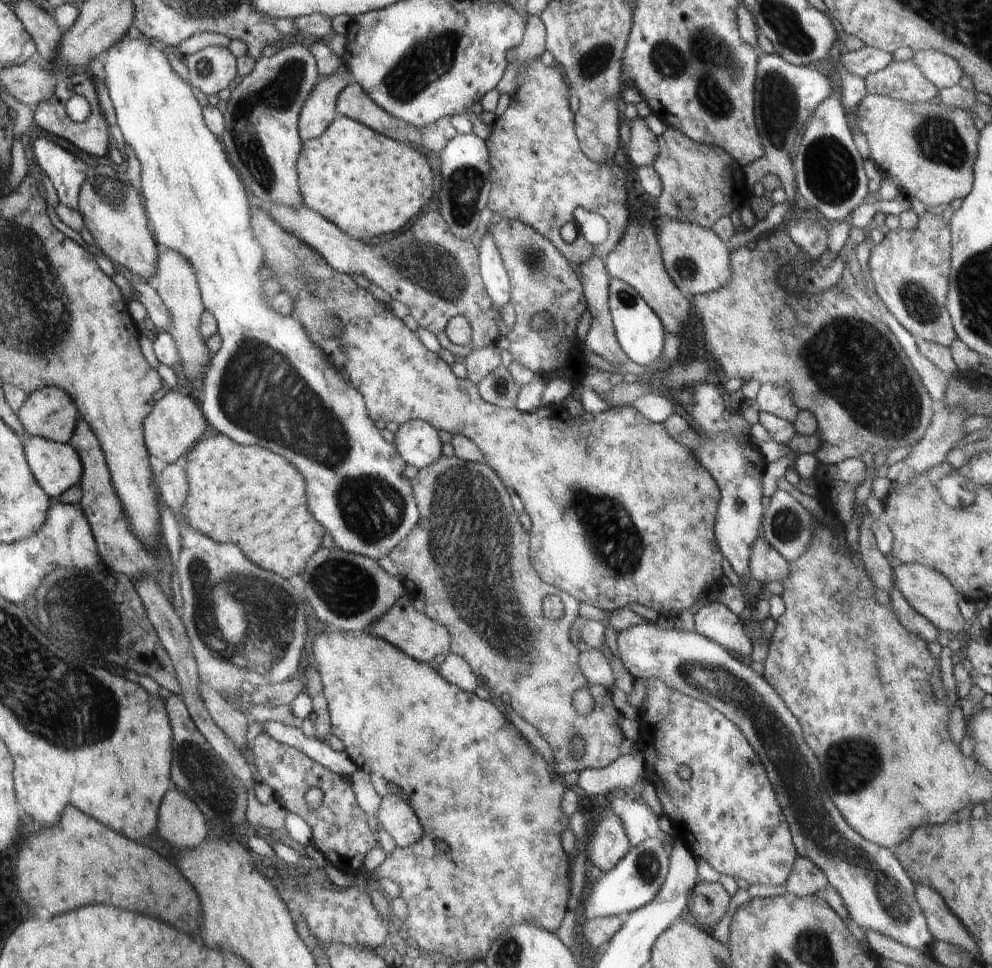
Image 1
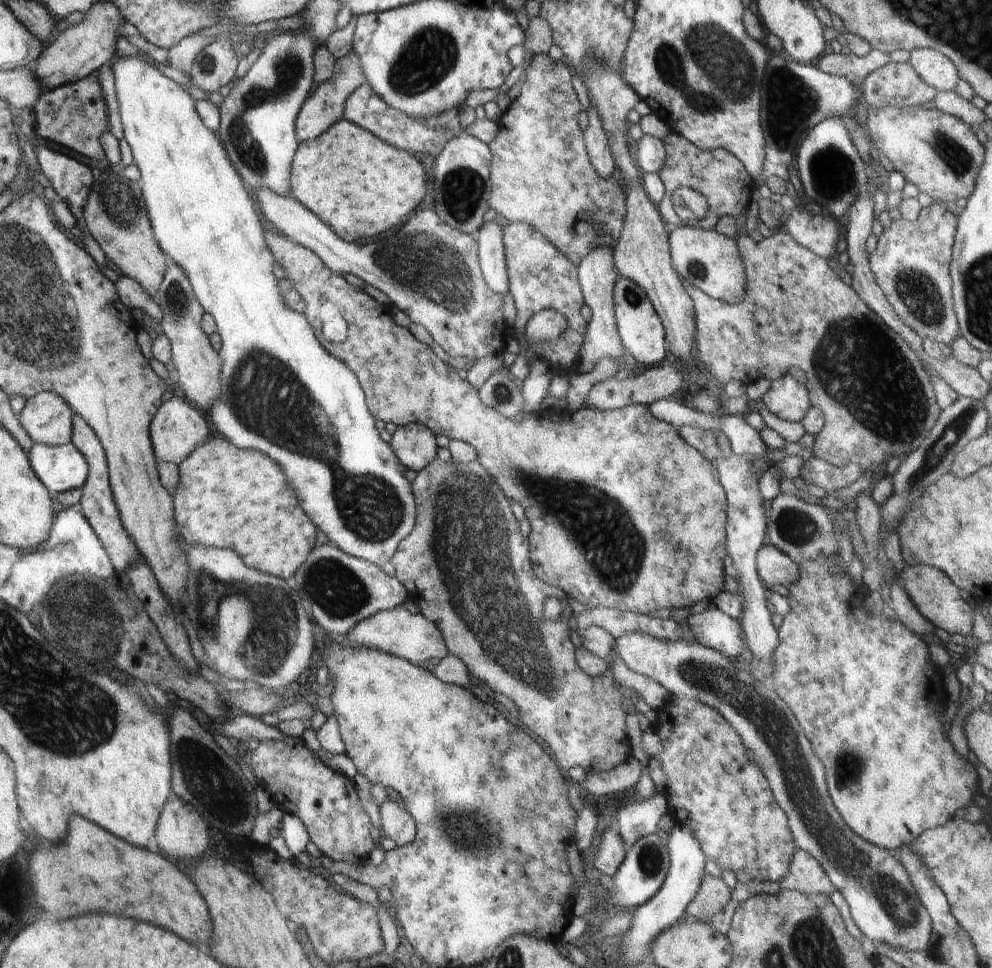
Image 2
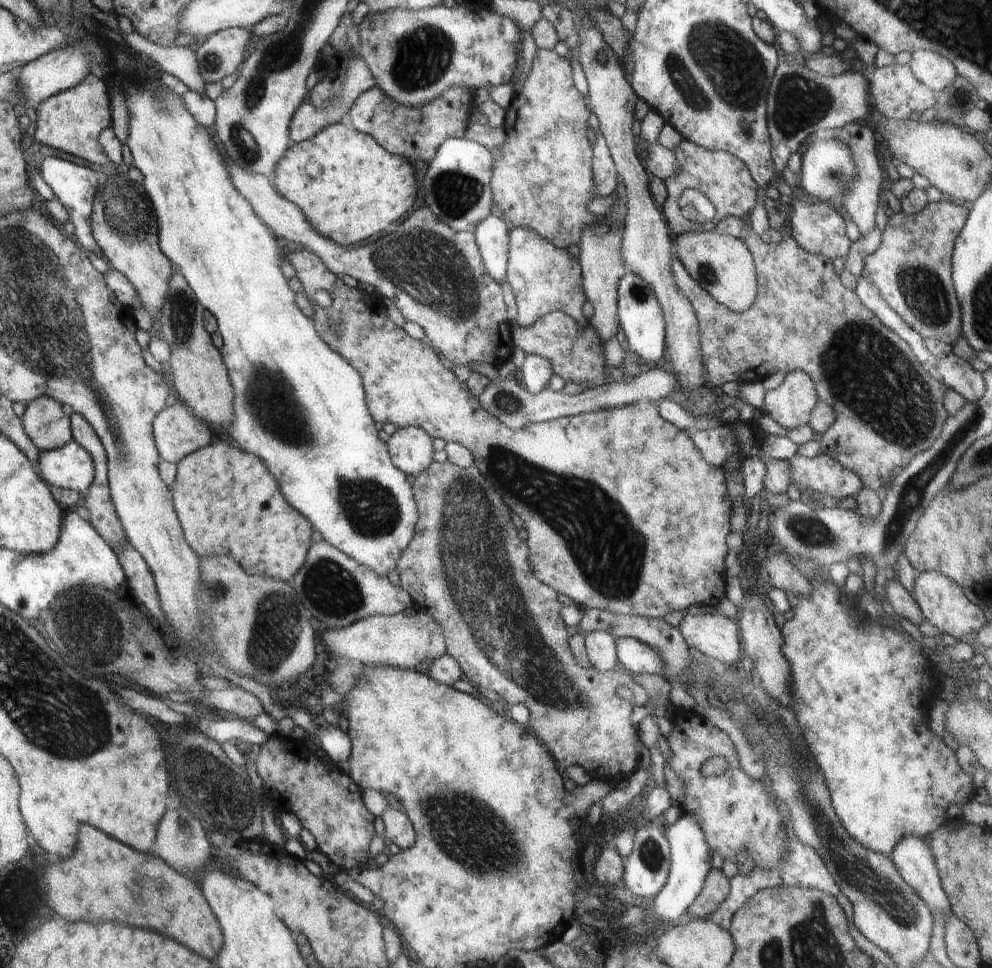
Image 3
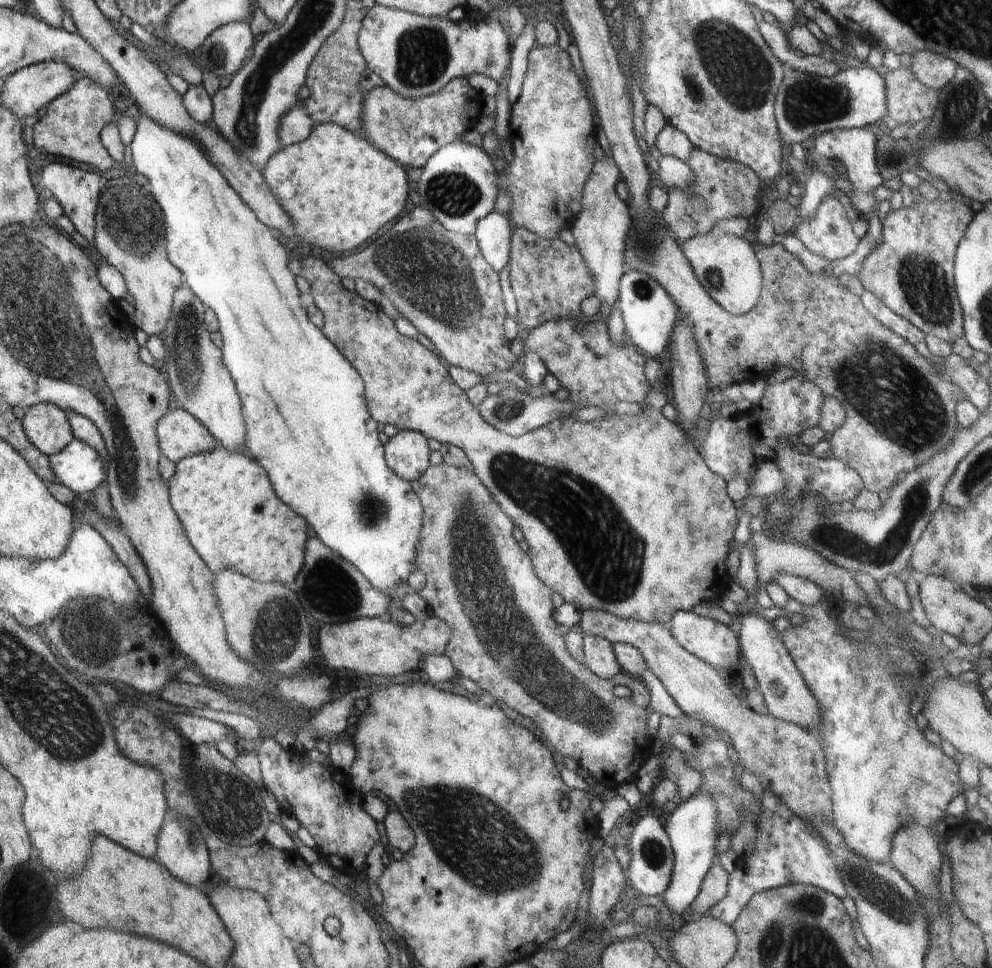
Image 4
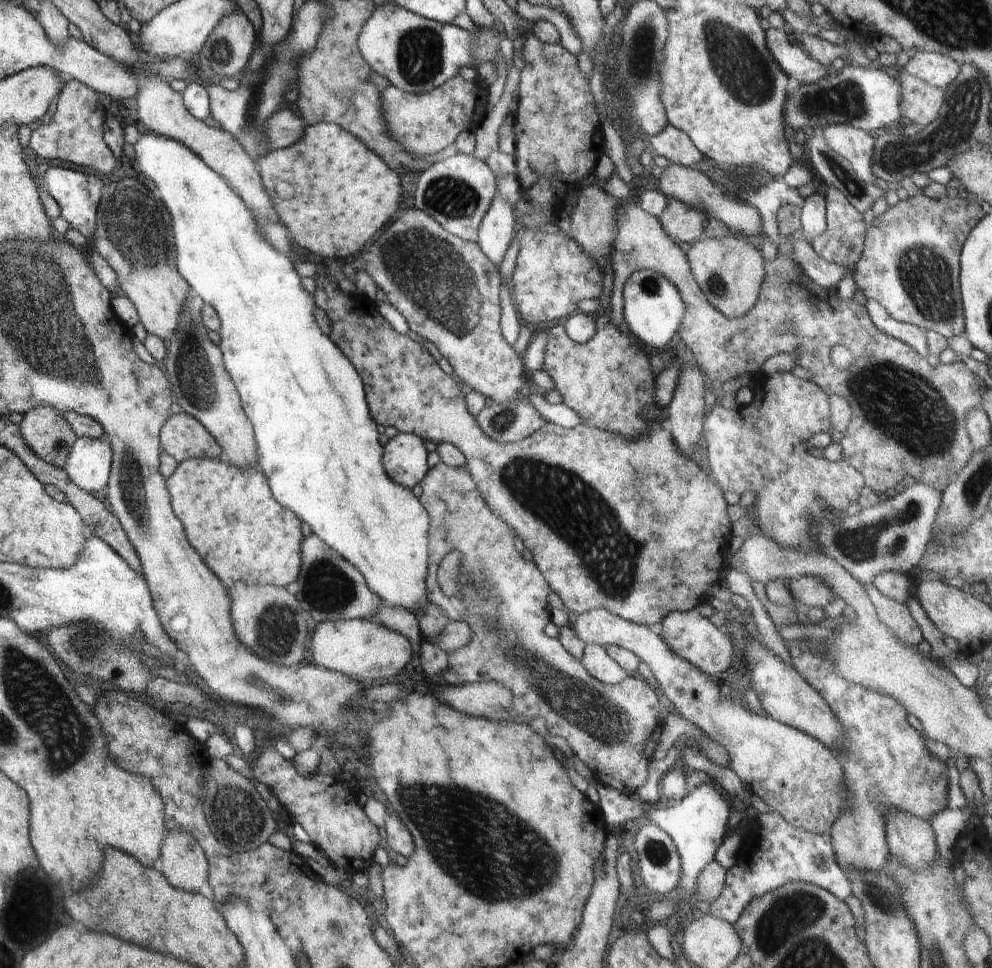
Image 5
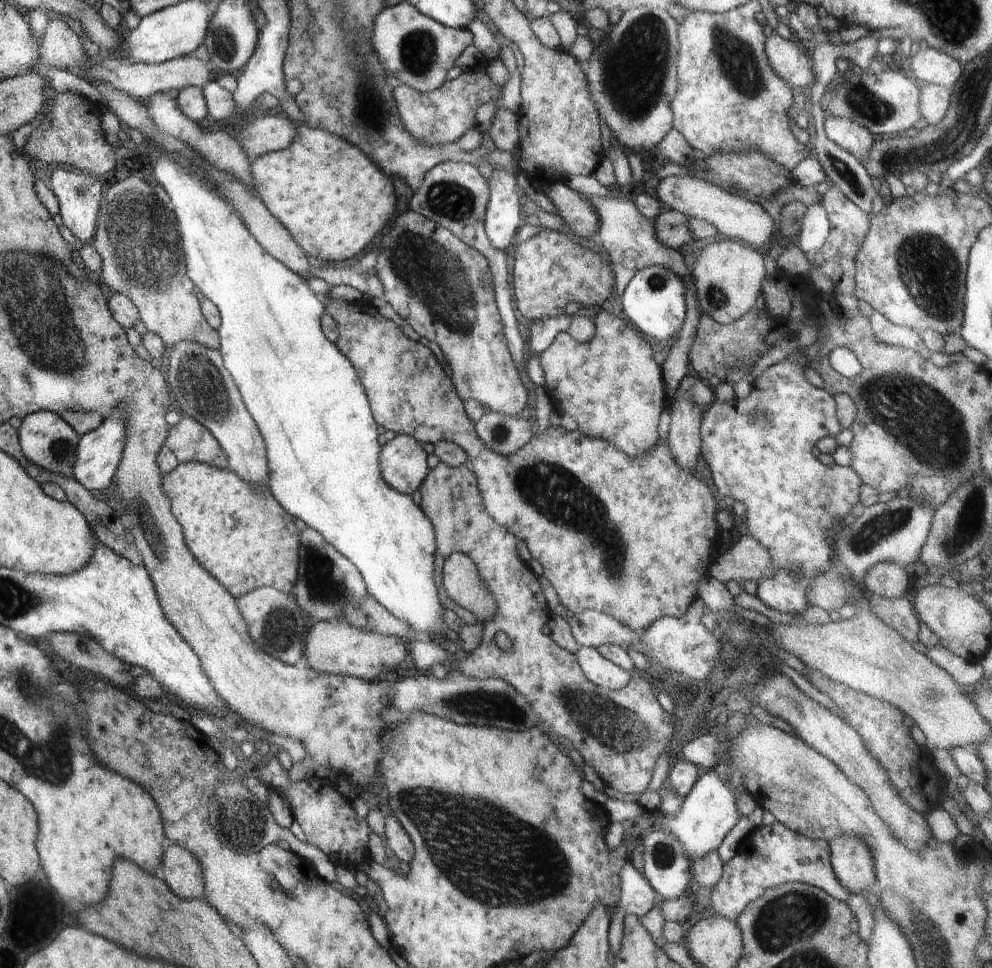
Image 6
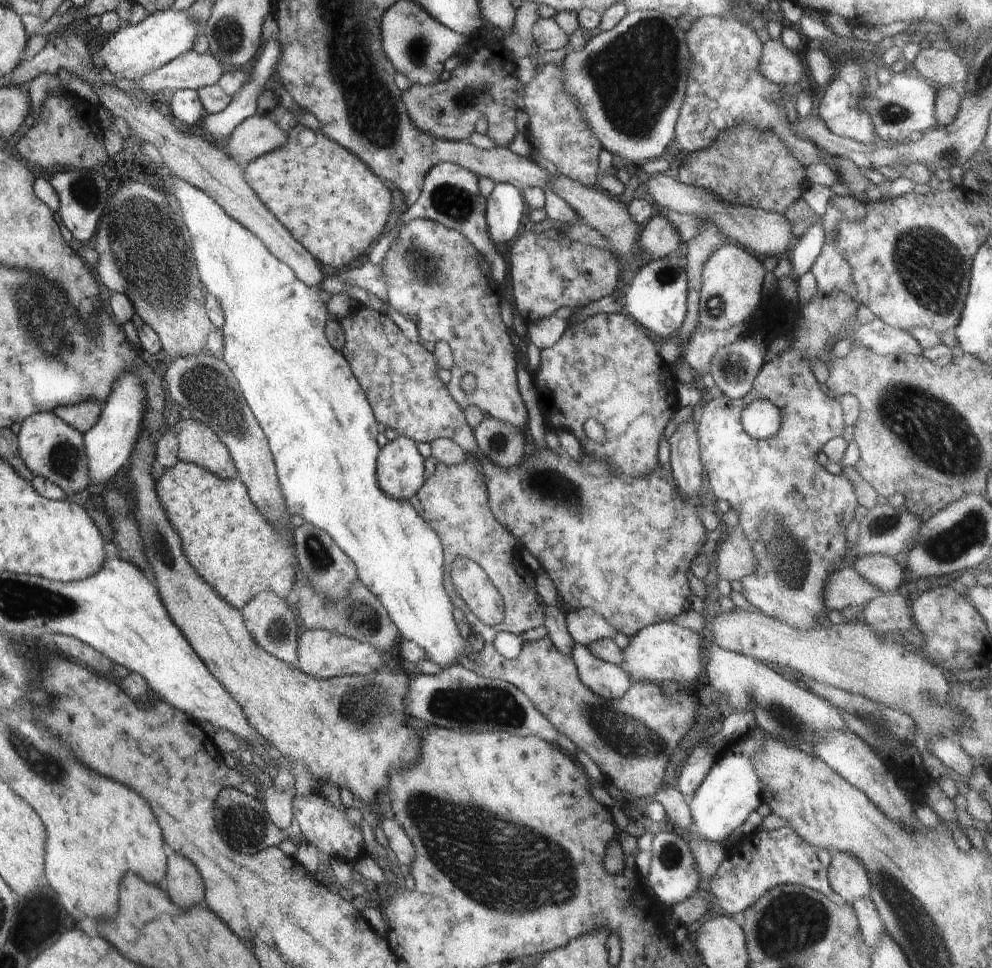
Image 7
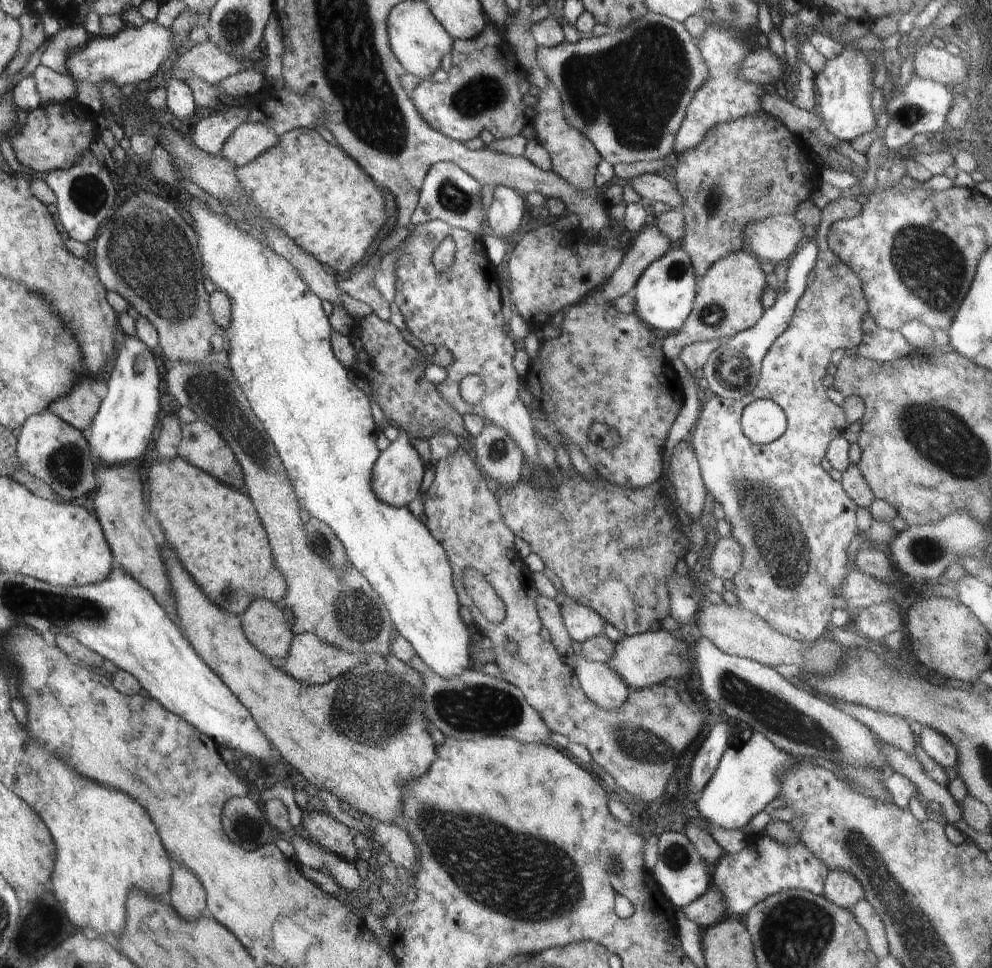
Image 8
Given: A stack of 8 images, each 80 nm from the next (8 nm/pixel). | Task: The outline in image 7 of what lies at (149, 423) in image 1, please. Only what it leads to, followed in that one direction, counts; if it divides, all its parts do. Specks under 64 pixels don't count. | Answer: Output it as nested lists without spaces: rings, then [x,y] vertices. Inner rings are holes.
[[[175,417],[172,431],[176,433],[179,444],[177,457],[180,461],[200,465],[223,479],[238,478],[239,472],[227,445],[223,443],[220,436],[208,428],[208,425],[194,419],[185,420]]]

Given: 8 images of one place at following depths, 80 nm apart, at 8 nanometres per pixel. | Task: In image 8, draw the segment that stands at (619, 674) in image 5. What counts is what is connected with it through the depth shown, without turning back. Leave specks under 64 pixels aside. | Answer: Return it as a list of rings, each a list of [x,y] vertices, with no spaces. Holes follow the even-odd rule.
[[[574,639],[571,642],[578,657],[575,673],[588,700],[601,709],[618,711],[628,698],[630,688],[607,664],[586,660],[581,655],[580,642]]]

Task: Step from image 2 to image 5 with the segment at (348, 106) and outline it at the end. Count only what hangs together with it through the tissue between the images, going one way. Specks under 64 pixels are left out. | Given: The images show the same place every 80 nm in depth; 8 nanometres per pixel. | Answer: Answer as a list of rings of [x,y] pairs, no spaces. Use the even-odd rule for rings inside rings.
[[[457,74],[442,86],[422,94],[404,92],[401,88],[391,85],[379,92],[387,129],[411,155],[421,157],[445,153],[454,147],[460,132],[470,128],[477,87],[477,81],[466,80]]]

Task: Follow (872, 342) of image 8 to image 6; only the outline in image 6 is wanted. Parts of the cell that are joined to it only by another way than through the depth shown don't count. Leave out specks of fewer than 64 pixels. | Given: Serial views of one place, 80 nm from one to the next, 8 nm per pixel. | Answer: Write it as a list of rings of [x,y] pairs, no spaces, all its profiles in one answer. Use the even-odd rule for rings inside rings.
[[[876,310],[872,311],[869,323],[875,339],[880,343],[910,349],[916,351],[922,358],[929,358],[928,348],[914,329],[892,324],[881,312]]]

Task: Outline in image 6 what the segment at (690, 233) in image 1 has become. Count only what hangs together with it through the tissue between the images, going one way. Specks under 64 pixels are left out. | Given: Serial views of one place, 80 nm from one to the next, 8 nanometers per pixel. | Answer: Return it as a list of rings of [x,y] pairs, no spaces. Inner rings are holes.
[[[724,237],[696,243],[691,257],[697,297],[701,312],[721,325],[730,324],[744,316],[758,300],[760,284],[766,271],[763,254],[736,239]]]

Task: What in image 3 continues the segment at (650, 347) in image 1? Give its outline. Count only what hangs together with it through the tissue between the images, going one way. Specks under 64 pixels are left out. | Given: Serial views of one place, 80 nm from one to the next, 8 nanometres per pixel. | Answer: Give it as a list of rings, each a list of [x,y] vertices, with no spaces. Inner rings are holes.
[[[629,272],[624,275],[617,286],[617,315],[620,334],[628,350],[633,350],[642,358],[642,363],[658,362],[664,354],[666,346],[666,323],[660,301],[649,287],[649,284],[636,273]]]

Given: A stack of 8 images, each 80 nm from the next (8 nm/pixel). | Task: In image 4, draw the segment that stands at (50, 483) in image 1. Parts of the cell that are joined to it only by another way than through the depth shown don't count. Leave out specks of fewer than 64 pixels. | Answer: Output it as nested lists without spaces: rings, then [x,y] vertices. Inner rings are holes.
[[[72,439],[63,451],[48,458],[59,482],[72,489],[78,497],[86,497],[86,494],[94,493],[107,480],[104,457],[95,448],[92,448],[92,445],[80,439]]]

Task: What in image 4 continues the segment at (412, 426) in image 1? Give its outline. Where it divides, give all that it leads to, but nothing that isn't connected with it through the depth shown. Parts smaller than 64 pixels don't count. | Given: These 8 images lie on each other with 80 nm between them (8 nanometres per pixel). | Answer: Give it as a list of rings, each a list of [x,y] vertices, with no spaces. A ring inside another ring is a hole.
[[[403,430],[385,444],[385,461],[392,472],[410,483],[430,466],[431,452],[428,439],[421,432]]]

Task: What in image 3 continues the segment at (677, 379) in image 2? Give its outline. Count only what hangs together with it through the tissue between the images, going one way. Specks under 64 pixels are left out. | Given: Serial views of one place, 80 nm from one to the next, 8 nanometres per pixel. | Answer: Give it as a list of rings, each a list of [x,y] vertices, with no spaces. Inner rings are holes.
[[[651,369],[650,372],[644,372],[640,376],[635,376],[632,380],[614,383],[610,386],[596,387],[595,389],[586,389],[581,393],[567,395],[566,393],[553,391],[546,385],[538,395],[532,396],[520,382],[514,377],[505,380],[491,382],[479,396],[480,404],[486,412],[495,416],[500,422],[503,422],[508,428],[518,430],[530,422],[544,422],[544,420],[558,420],[560,416],[576,416],[600,408],[616,408],[632,404],[640,399],[651,401],[660,401],[666,398],[676,388],[677,378],[661,369]]]

